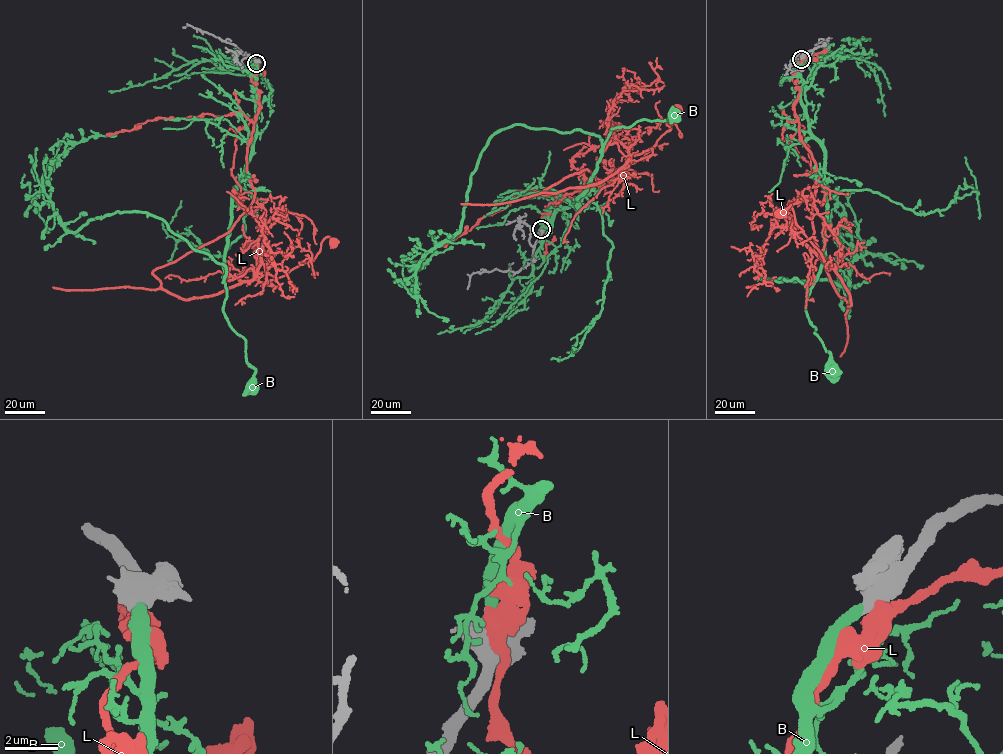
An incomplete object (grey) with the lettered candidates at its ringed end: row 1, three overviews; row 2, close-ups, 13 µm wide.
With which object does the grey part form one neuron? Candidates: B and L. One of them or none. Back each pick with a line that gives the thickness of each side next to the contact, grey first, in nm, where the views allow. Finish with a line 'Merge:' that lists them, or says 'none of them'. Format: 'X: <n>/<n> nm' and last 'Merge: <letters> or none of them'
B: 650/420 nm
Merge: B

